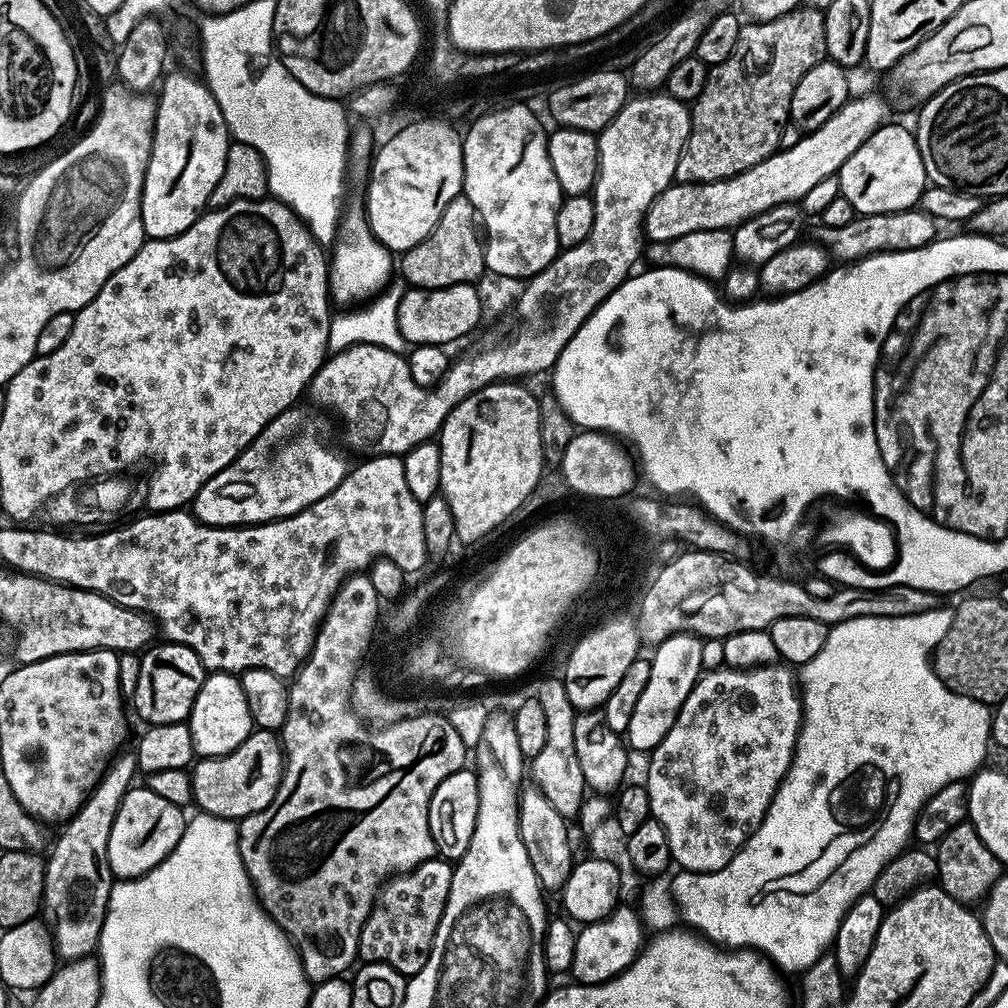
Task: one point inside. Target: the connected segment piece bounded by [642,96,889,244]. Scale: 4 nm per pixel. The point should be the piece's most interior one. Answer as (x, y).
(784, 178)

